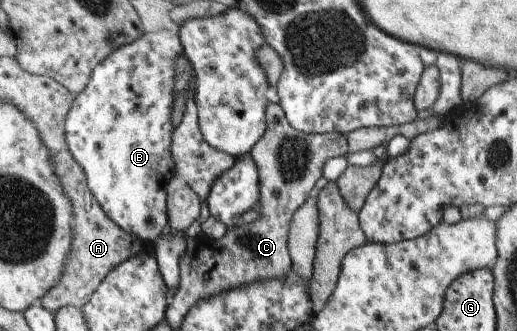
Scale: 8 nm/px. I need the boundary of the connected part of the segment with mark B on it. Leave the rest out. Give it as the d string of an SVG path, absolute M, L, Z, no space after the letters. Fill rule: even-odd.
M166 30L144 32L130 45L116 48L93 69L87 84L73 96L64 122L68 149L83 169L87 186L105 216L122 232L148 242L170 231L165 202L165 185L174 176L169 152L173 125L169 115L175 80L174 60L182 53L177 33Z

